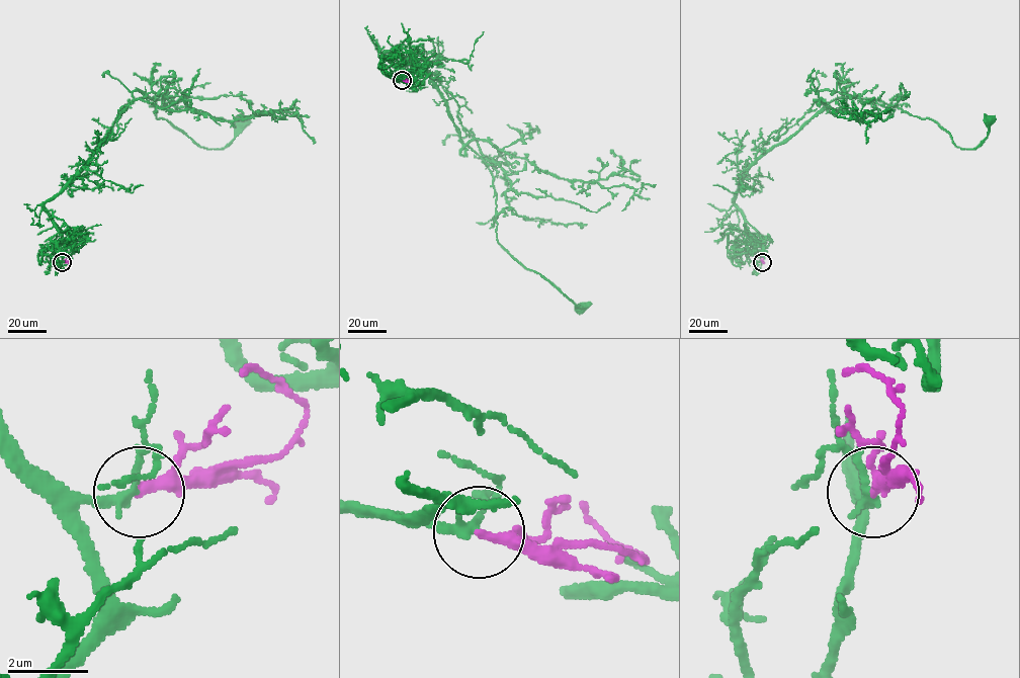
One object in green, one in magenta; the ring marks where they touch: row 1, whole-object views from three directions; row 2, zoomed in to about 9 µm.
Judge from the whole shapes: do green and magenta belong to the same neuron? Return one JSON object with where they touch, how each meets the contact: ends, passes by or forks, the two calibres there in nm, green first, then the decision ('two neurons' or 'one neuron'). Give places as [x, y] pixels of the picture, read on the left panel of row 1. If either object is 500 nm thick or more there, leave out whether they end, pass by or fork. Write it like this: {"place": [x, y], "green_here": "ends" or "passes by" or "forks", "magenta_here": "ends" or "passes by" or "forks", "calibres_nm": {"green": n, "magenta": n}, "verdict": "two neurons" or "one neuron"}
{"place": [62, 262], "green_here": "forks", "magenta_here": "passes by", "calibres_nm": {"green": 160, "magenta": 200}, "verdict": "one neuron"}

